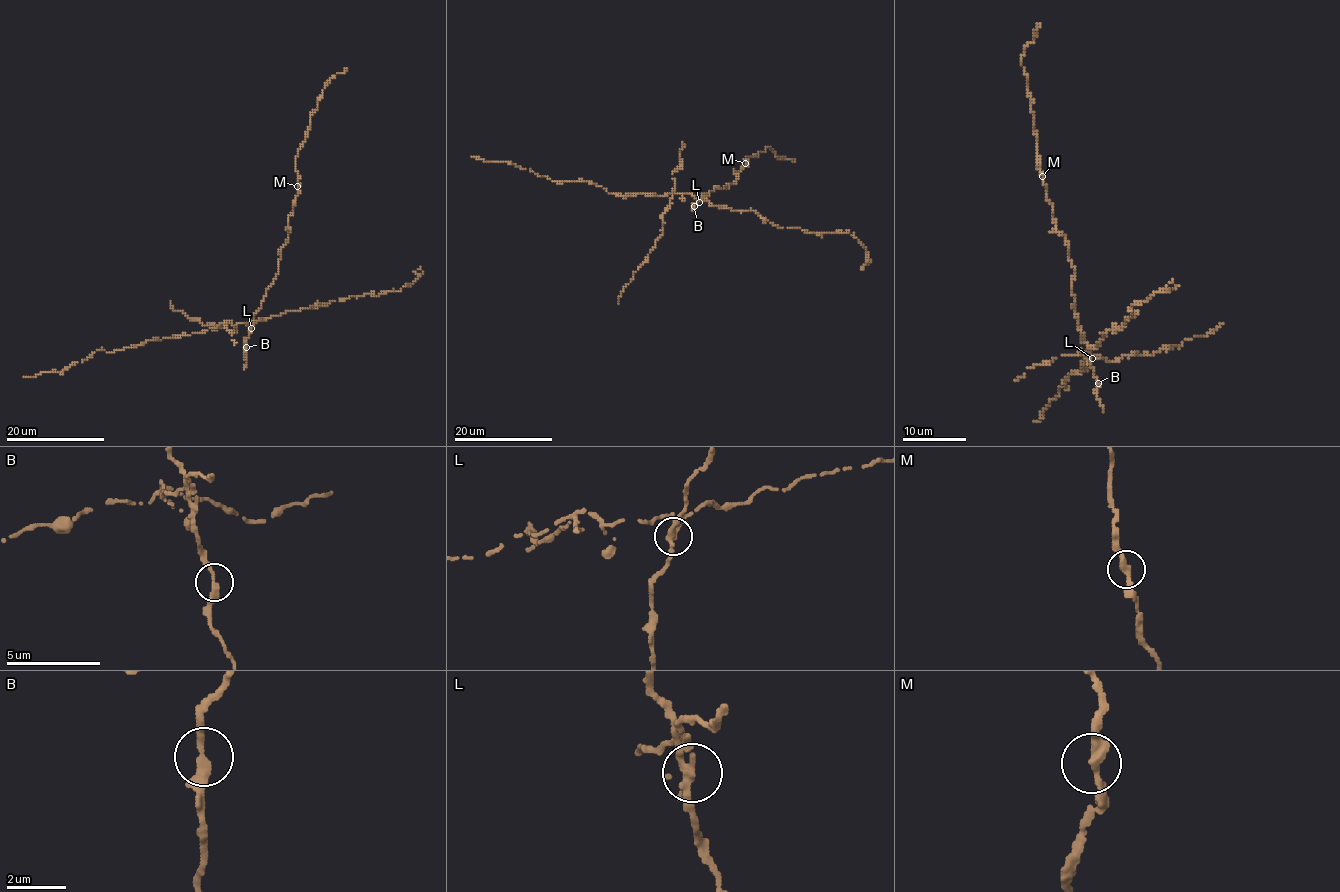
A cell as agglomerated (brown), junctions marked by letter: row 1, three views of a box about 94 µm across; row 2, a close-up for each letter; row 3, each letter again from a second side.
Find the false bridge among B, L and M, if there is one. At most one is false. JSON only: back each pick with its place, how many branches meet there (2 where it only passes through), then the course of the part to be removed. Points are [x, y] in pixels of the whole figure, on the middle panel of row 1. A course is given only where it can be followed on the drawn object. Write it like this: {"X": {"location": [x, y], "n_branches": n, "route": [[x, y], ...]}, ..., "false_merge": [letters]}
{"L": {"location": [699, 202], "n_branches": 2, "route": [[699, 201], [683, 193], [623, 196], [586, 181], [559, 182], [511, 162], [488, 162], [471, 156]]}, "false_merge": ["L"]}

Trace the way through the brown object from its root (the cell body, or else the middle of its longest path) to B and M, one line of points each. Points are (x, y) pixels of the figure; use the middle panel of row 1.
B: (706, 194), (694, 203), (694, 206)
M: (706, 194), (715, 188), (733, 184), (735, 172), (740, 172), (745, 163)

